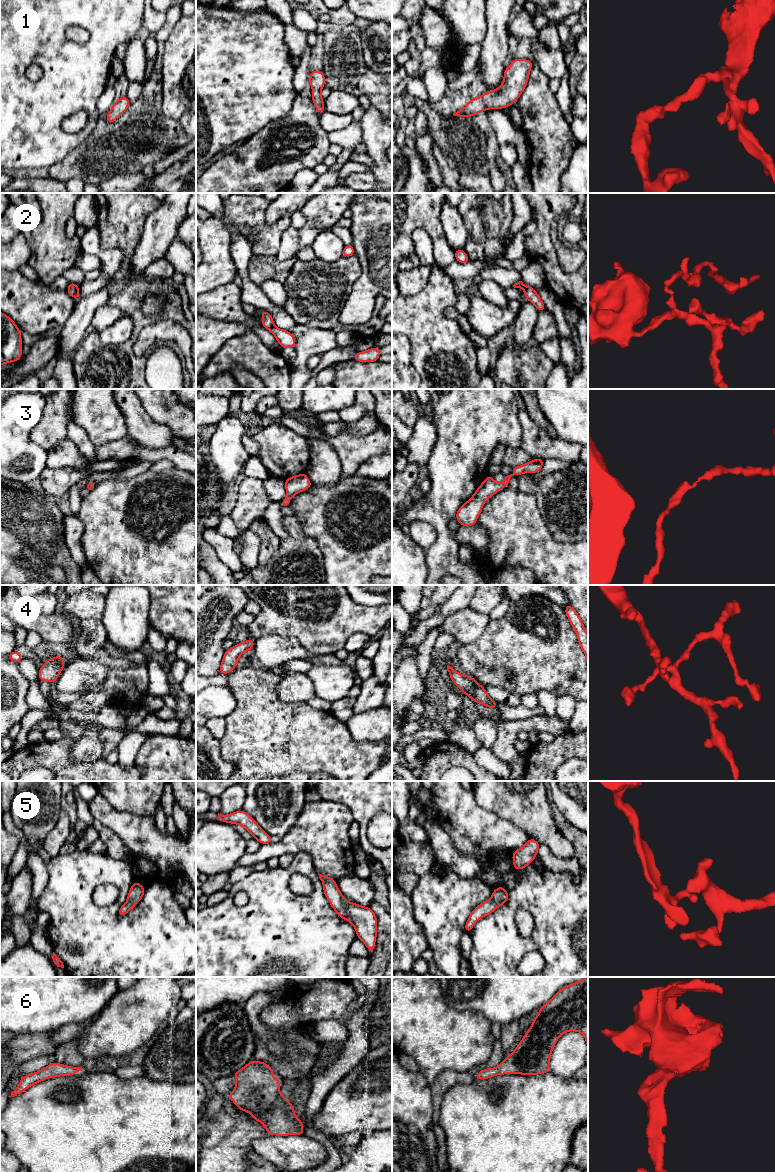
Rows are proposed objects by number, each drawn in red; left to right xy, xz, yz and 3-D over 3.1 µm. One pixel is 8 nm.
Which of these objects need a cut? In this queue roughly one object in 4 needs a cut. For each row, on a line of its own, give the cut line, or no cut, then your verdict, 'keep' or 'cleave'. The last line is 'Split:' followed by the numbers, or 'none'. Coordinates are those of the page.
1: no cut; keep
2: cut in xz along (274, 325), (269, 329); cleave
3: no cut; keep
4: no cut; keep
5: no cut; keep
6: no cut; keep
Split: 2

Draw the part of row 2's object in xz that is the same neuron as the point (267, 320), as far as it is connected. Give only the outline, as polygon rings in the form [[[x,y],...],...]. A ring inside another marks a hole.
[[[261,310],[261,315],[262,315],[262,326],[265,329],[270,330],[274,325],[273,317],[269,312],[266,310]]]

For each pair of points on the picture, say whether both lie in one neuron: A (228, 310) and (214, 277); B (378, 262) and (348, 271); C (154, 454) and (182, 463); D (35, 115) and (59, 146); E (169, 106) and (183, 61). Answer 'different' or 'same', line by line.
A: different
B: different
C: same
D: same
E: same

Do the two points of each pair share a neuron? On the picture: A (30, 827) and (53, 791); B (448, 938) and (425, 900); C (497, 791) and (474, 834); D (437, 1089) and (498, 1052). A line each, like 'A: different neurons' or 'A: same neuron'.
A: same neuron
B: same neuron
C: different neurons
D: same neuron

